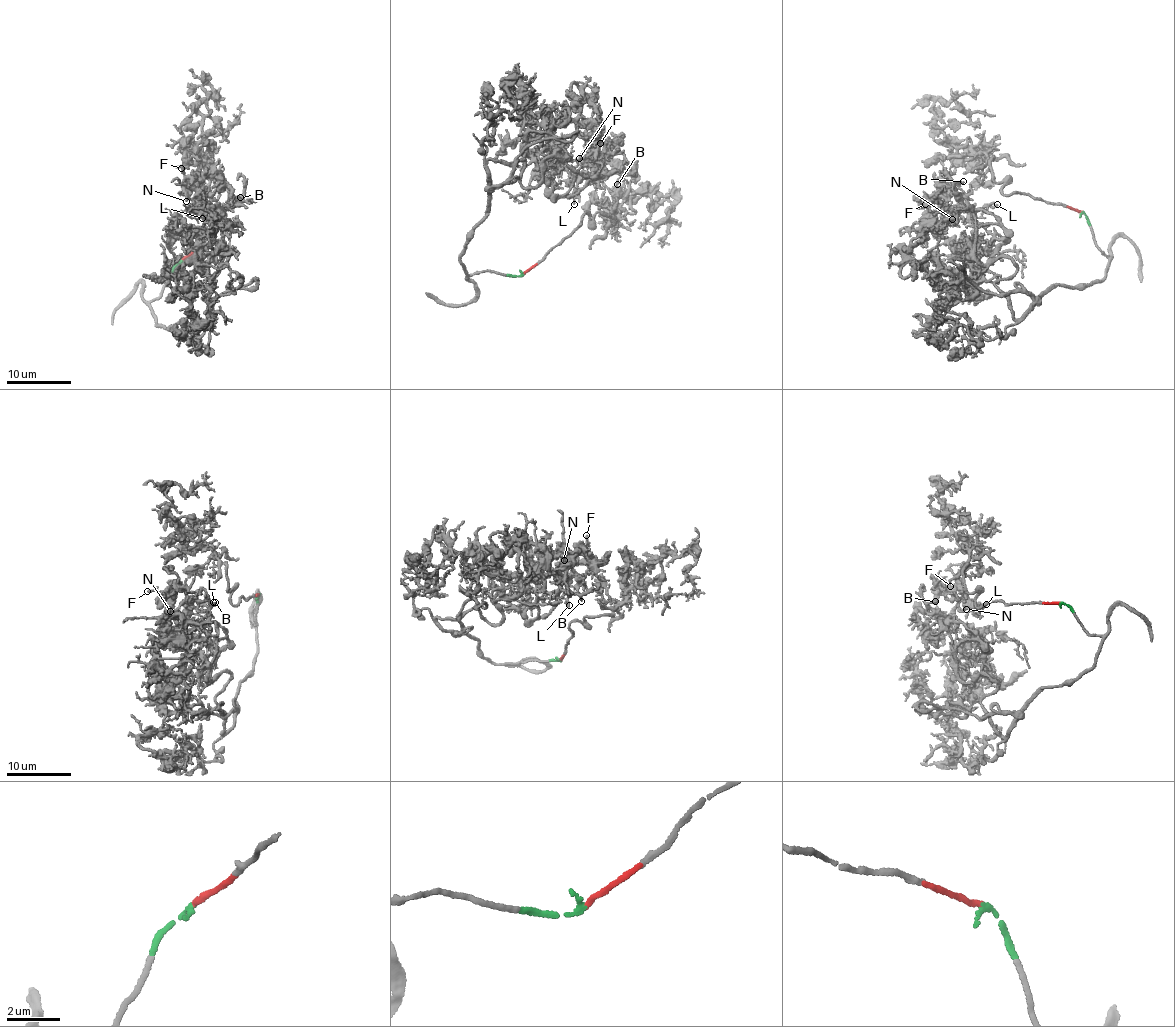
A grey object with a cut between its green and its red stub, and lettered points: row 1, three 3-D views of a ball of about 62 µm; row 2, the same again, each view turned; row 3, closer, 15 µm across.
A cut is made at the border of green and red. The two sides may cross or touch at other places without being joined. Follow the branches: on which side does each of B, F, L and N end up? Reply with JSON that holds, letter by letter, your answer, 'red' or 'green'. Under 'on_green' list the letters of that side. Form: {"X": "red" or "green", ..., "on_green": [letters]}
{"B": "green", "F": "green", "L": "green", "N": "green", "on_green": ["B", "F", "L", "N"]}

